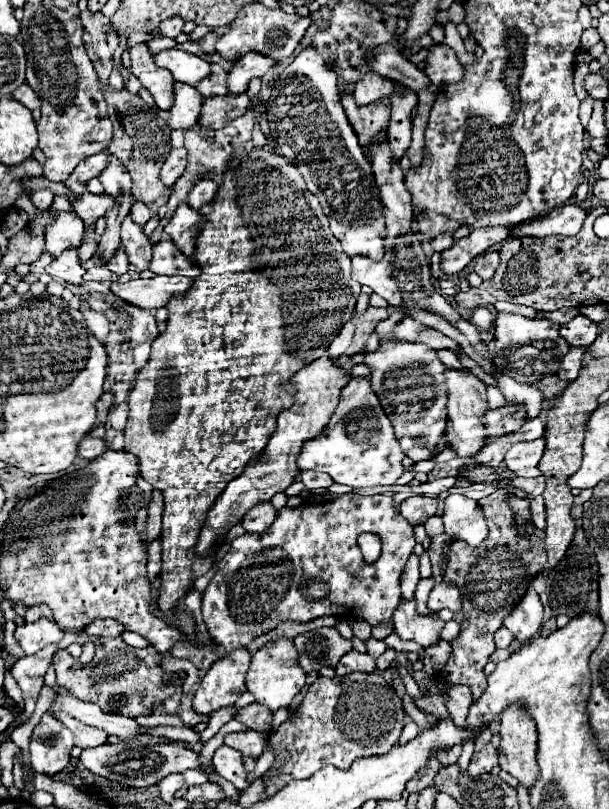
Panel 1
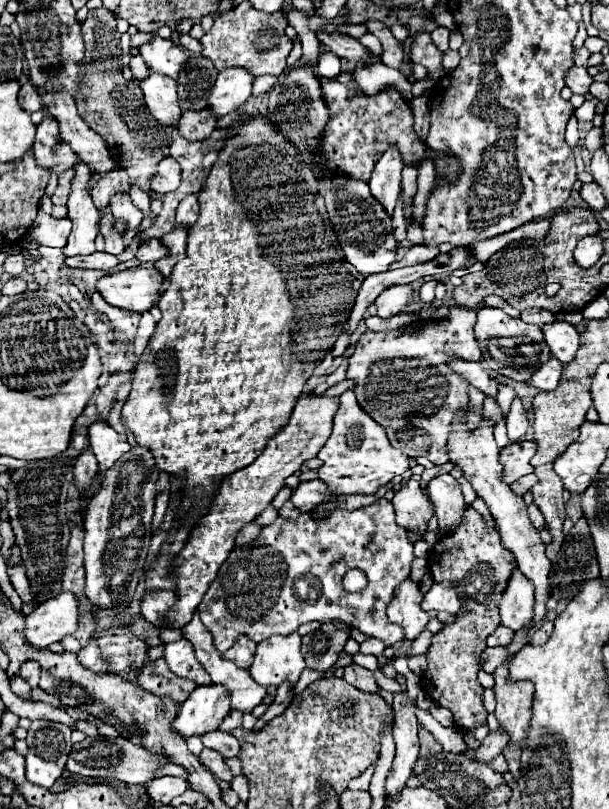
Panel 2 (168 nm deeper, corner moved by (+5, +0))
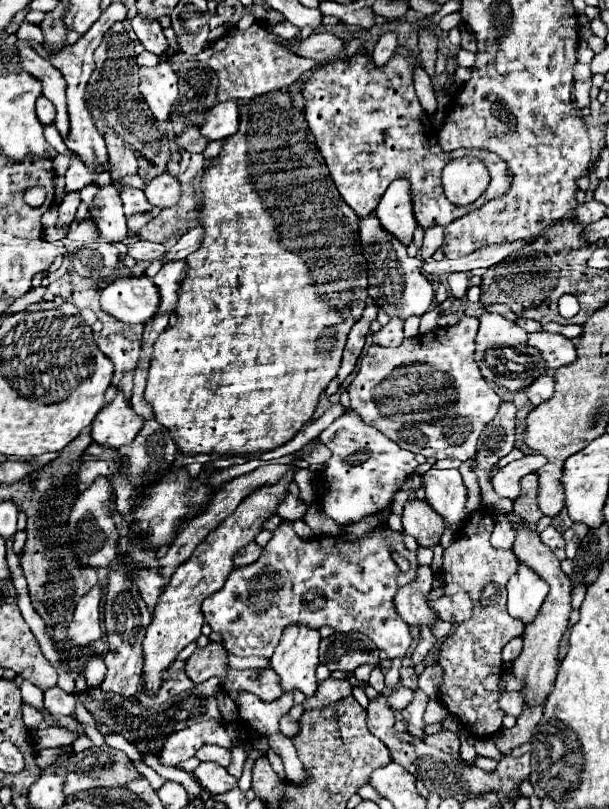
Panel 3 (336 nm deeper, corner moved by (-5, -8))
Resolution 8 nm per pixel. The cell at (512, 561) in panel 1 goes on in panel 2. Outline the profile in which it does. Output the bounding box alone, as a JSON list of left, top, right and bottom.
[421,507,517,729]

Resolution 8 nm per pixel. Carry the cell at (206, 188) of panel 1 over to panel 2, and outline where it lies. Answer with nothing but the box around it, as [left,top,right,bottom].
[177,195,199,227]

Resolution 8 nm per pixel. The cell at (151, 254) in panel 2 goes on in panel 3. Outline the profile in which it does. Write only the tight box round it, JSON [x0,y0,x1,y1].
[127,241,165,261]

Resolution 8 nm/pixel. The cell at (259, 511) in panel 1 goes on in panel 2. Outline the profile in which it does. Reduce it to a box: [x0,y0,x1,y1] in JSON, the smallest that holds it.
[235,521,261,547]

